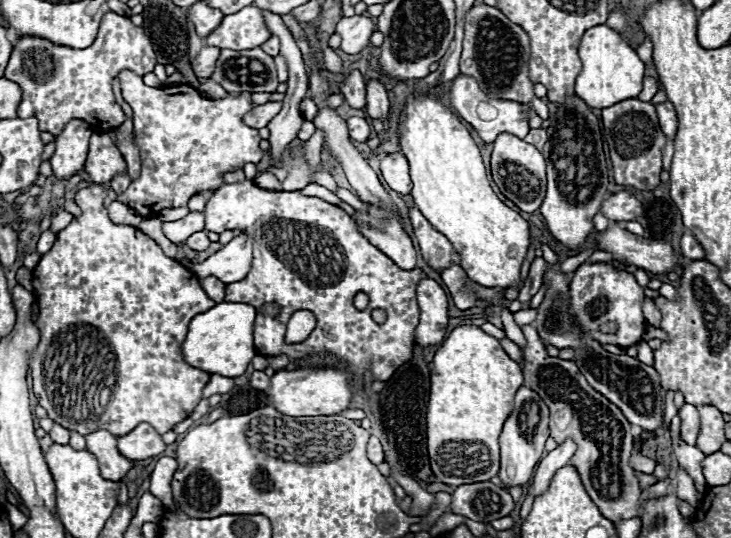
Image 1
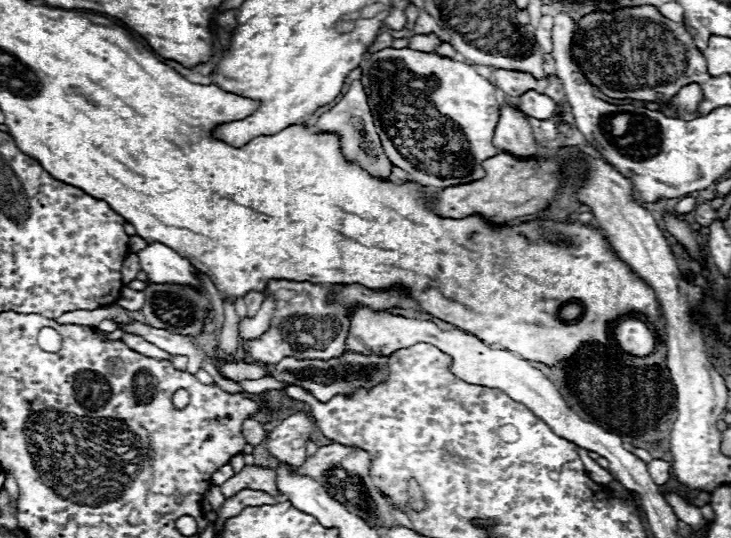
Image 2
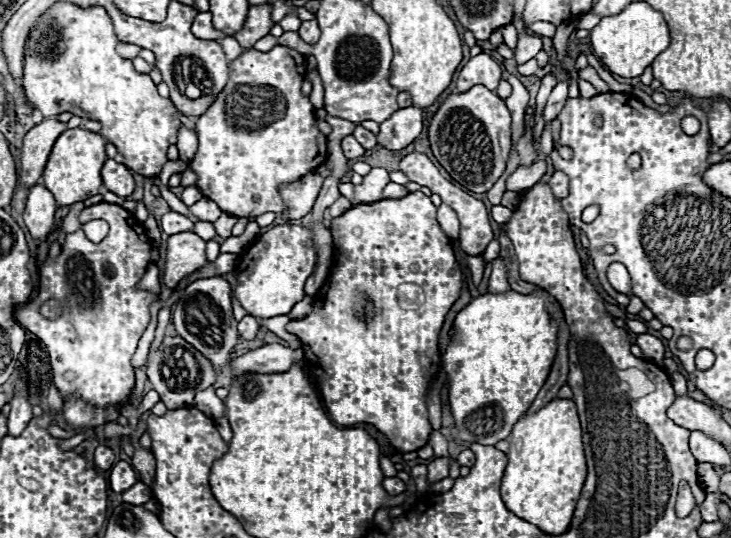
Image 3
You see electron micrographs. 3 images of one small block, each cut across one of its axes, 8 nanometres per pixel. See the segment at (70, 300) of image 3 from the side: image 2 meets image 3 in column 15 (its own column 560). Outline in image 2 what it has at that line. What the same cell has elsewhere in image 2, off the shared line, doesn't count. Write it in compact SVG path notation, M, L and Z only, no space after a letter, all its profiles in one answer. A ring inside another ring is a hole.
M576 302L566 304L566 306L560 310L560 318L562 318L562 320L574 320L574 318L578 318L580 314L582 314L582 306L576 304Z

